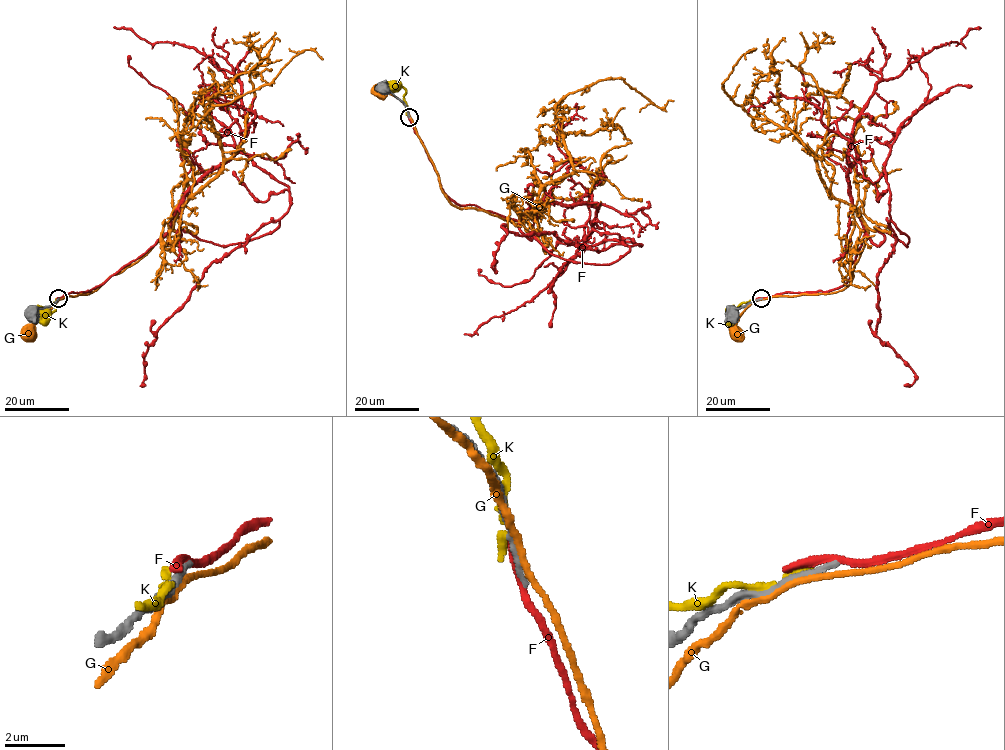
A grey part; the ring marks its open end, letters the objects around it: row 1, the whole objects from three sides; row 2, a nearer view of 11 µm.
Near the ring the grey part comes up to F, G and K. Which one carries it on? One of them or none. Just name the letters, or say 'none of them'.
none of them

